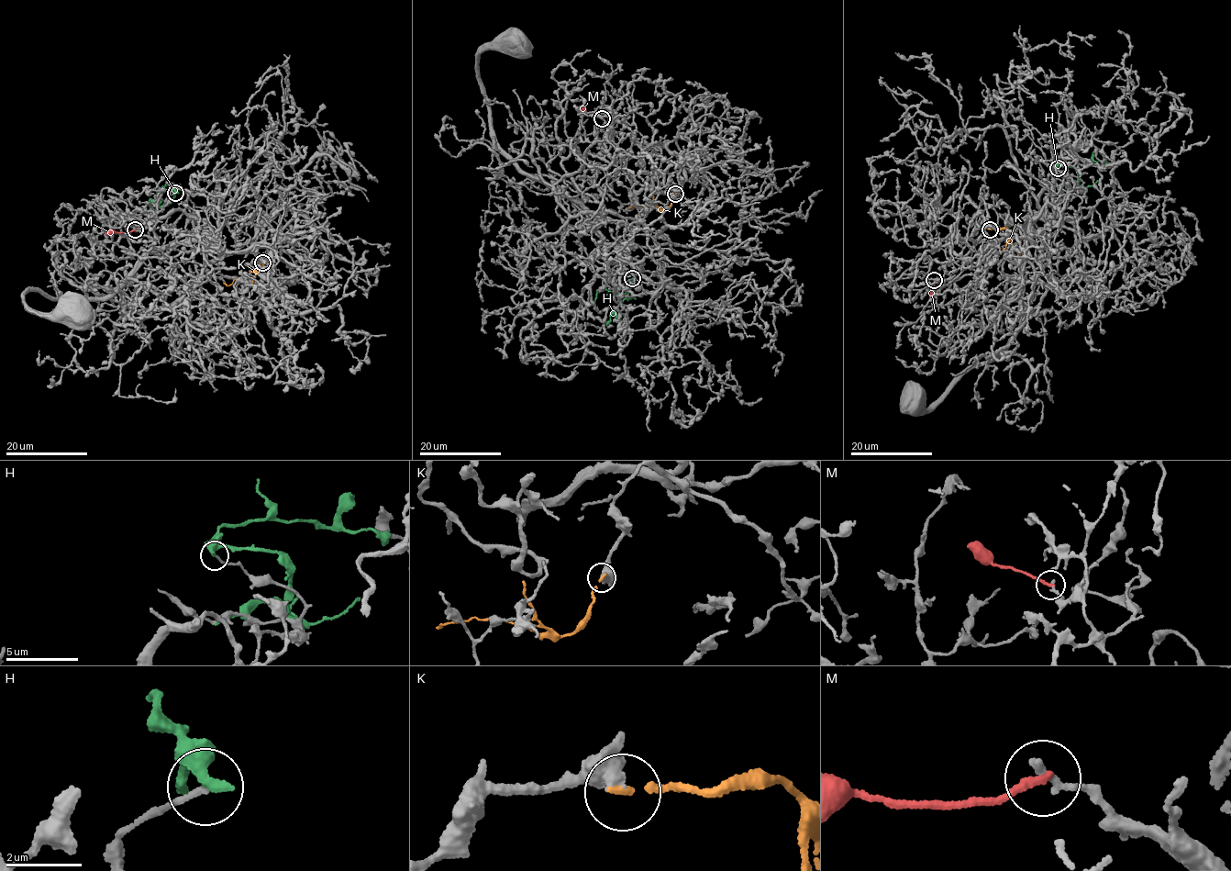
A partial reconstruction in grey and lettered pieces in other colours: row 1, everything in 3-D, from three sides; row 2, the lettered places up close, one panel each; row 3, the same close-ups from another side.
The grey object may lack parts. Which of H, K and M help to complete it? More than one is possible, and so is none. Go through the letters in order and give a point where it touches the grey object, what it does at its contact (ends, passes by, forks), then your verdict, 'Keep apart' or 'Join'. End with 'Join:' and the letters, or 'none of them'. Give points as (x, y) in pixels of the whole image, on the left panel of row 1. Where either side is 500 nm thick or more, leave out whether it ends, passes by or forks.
H: Touches grey at (175, 193). It ends there. Keep apart
K: Touches grey at (262, 262). It ends there. Keep apart
M: Touches grey at (135, 229). It ends there. Keep apart
Join: none of them

